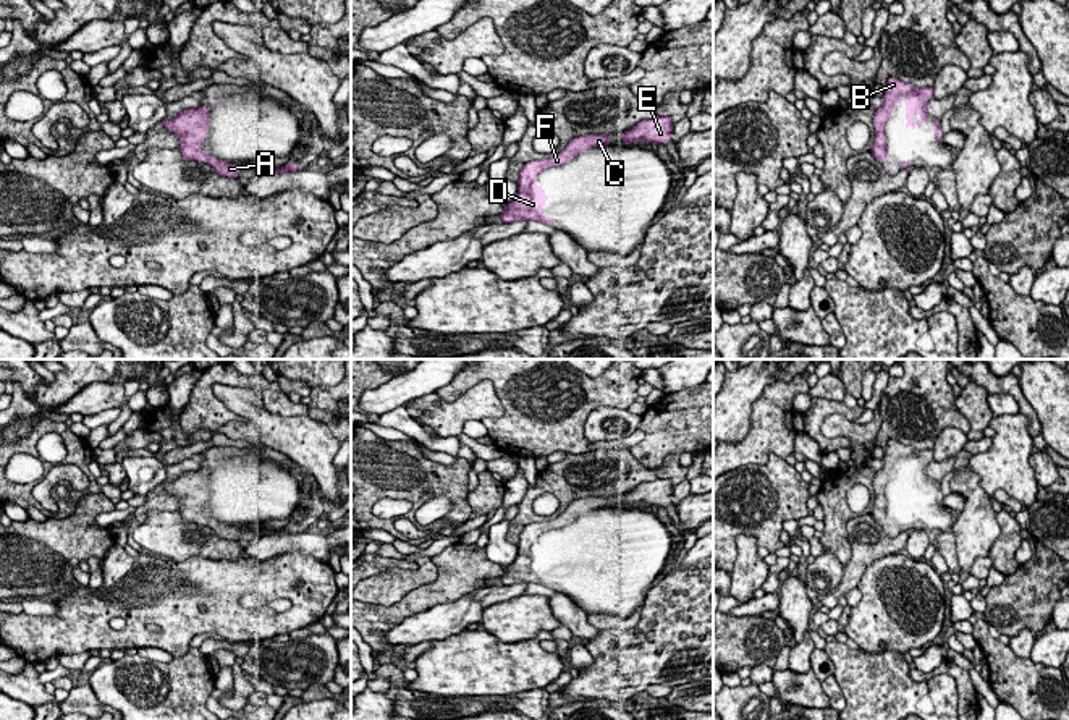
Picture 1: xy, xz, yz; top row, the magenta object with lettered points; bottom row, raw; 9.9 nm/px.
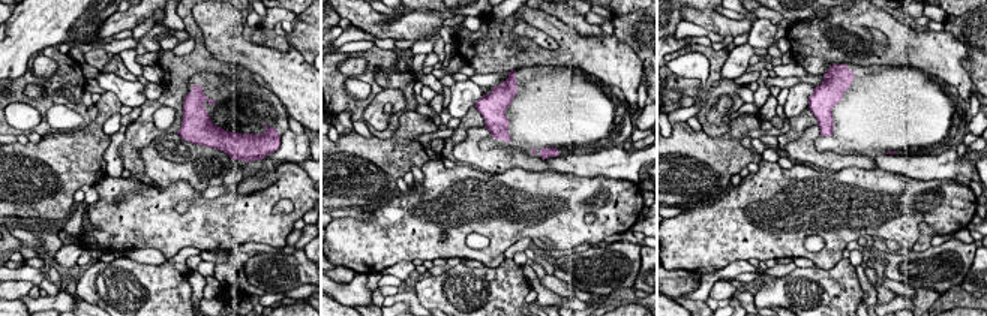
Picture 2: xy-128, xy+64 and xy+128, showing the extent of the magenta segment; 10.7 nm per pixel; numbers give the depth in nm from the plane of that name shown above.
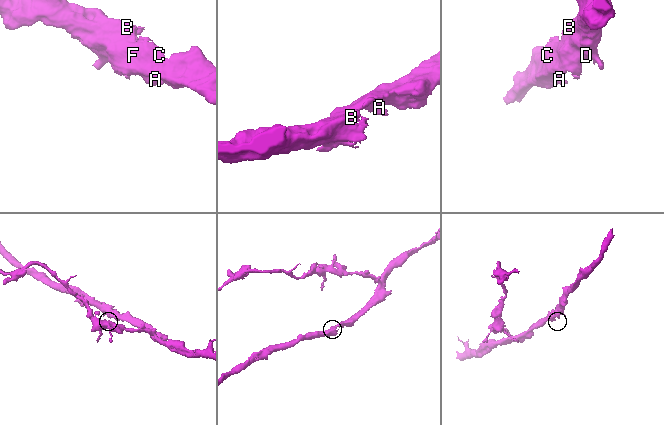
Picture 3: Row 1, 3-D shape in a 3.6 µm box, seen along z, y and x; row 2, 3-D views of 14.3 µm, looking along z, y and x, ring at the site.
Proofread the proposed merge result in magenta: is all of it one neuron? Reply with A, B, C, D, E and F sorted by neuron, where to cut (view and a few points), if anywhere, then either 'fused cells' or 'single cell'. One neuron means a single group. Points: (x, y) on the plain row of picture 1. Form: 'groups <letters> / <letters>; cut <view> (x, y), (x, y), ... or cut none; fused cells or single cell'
groups A B C D E F; cut none; single cell

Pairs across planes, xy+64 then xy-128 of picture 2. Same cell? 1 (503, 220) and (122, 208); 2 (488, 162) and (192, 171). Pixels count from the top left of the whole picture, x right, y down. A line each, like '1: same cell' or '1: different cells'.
1: same cell
2: same cell

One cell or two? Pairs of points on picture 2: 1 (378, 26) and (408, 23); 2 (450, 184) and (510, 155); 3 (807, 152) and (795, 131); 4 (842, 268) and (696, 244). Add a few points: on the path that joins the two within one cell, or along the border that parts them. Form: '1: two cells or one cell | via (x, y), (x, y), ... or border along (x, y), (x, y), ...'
1: one cell | via (386, 26), (401, 26)
2: two cells | border along (458, 162), (491, 172), (504, 172), (515, 168)
3: two cells | border along (816, 123), (783, 146)
4: two cells | border along (843, 258), (830, 268), (818, 268), (815, 265)

